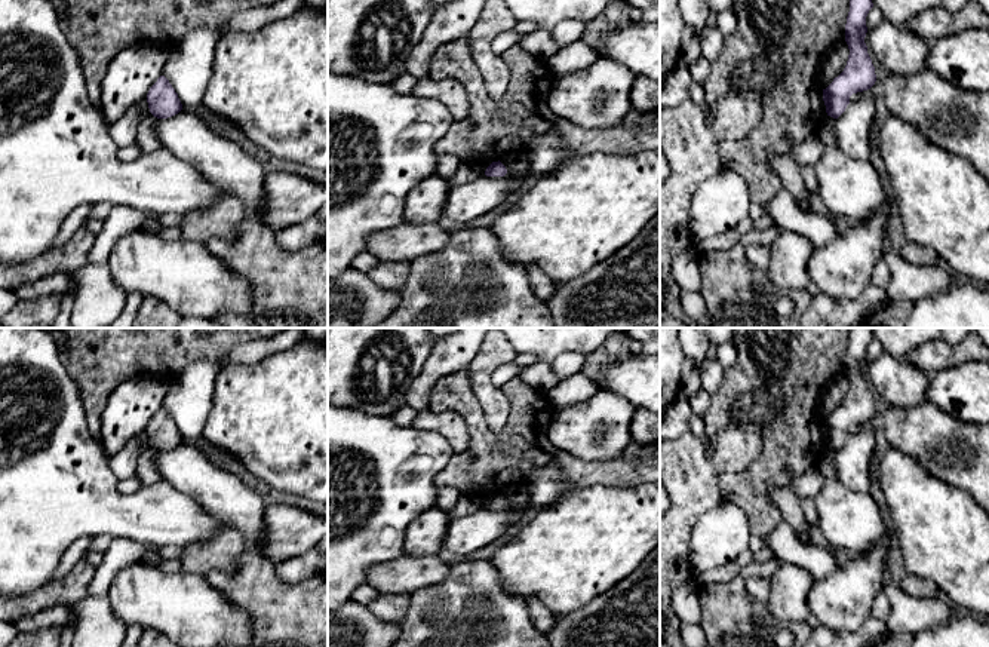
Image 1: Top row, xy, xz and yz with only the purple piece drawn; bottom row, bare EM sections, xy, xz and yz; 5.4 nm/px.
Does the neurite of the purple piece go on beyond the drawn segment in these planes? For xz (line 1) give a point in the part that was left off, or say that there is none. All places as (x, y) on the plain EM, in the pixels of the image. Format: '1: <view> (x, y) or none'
1: none

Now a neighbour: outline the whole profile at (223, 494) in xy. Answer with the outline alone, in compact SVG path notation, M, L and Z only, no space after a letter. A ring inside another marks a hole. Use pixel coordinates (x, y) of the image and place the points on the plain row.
M181 442L154 457L160 479L187 494L205 510L242 533L248 552L264 545L262 497L239 476L215 466L199 445Z

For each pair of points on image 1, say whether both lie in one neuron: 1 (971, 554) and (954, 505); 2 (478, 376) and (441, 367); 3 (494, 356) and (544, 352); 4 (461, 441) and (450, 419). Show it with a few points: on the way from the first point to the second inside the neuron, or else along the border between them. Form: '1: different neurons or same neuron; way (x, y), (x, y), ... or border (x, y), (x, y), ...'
1: same neuron; way (960, 542), (954, 536), (954, 517)
2: different neurons; border (482, 343), (466, 367)
3: different neurons; border (507, 343), (518, 353)
4: same neuron; way (458, 435), (451, 425)

